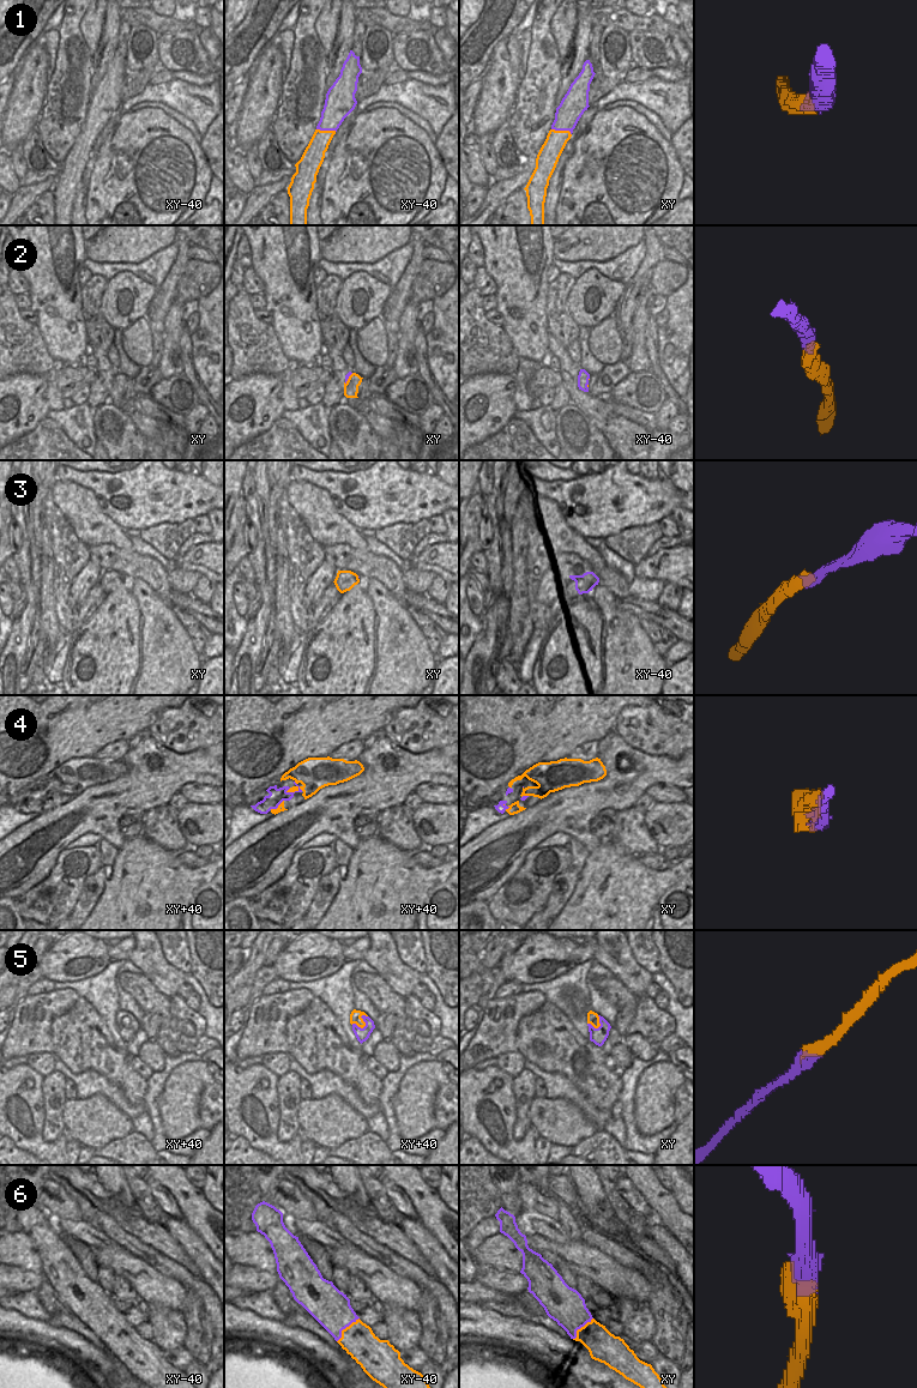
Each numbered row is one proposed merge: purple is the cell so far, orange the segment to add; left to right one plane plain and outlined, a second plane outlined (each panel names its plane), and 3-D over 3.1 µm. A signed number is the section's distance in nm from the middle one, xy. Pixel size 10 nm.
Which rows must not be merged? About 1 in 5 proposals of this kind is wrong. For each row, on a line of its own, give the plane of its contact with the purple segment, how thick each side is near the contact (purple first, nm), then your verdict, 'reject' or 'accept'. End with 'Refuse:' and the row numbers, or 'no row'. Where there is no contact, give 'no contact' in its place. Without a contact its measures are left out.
1: xy | 260/220 nm | accept
2: xy | 50/140 nm | accept
3: no contact | accept
4: xy+40 | 150/70 nm | accept
5: xy+40 | 140/120 nm | accept
6: xy-40 | 380/340 nm | accept
Refuse: no row

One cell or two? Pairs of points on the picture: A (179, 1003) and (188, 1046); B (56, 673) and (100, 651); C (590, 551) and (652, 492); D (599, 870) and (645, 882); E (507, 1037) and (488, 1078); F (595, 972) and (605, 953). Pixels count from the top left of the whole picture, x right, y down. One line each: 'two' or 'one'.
A: one
B: two
C: two
D: one
E: two
F: two

